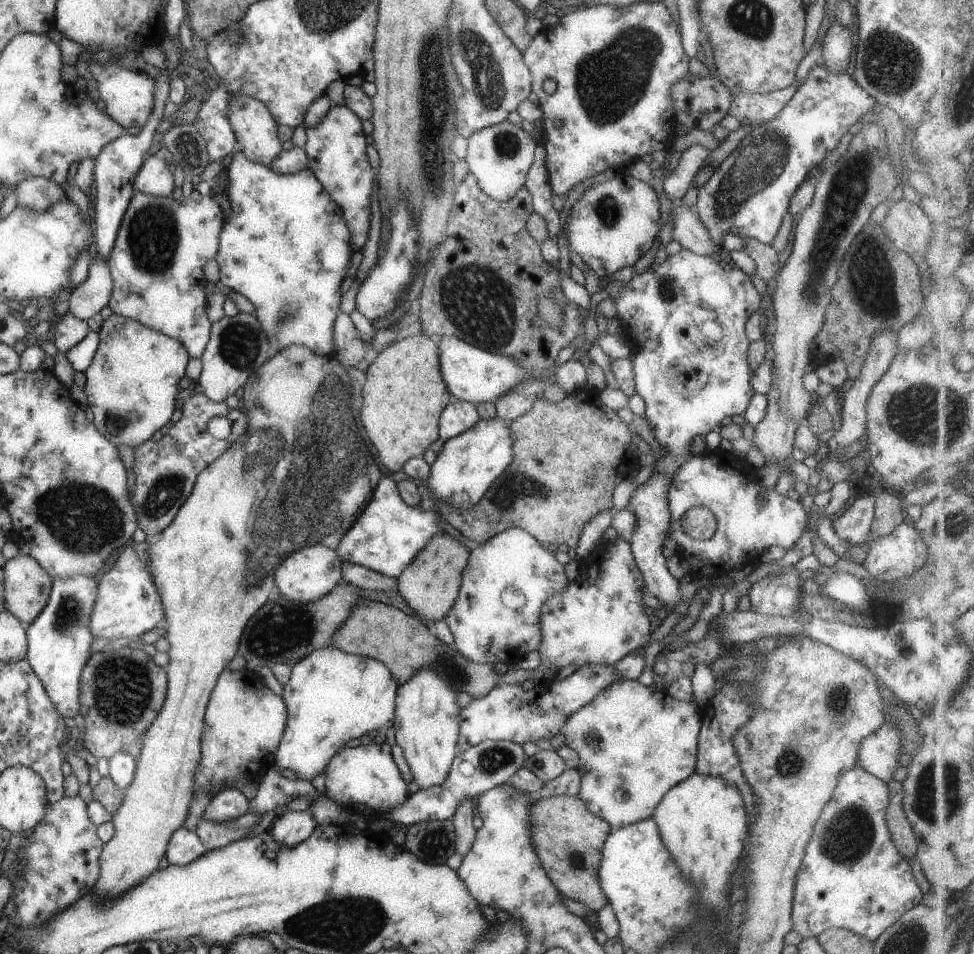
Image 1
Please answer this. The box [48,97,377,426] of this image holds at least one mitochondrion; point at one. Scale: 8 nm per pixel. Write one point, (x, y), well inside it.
(153, 235)

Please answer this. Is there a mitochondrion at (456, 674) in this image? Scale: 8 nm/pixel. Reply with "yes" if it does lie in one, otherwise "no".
yes

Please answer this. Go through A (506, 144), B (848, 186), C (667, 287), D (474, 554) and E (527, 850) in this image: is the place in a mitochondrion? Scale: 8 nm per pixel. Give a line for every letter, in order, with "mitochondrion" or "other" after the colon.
A: mitochondrion
B: mitochondrion
C: mitochondrion
D: other
E: other

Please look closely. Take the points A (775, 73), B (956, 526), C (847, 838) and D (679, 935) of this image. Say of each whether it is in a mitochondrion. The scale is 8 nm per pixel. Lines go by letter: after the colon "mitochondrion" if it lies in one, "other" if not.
A: other
B: mitochondrion
C: mitochondrion
D: other

